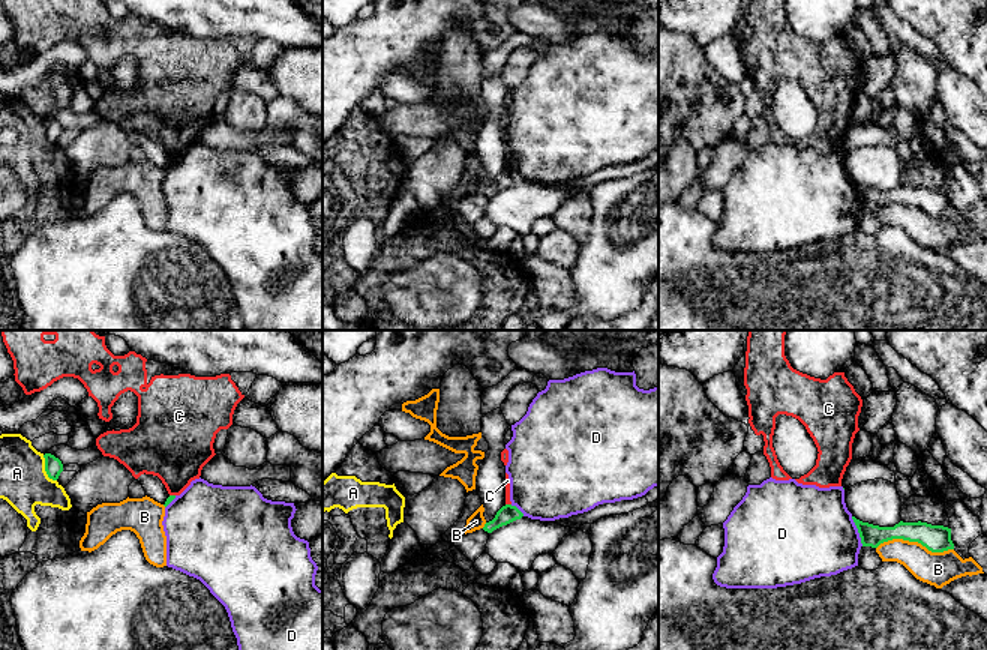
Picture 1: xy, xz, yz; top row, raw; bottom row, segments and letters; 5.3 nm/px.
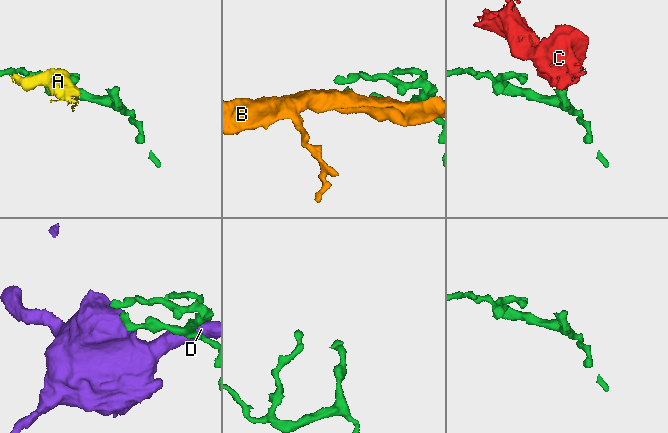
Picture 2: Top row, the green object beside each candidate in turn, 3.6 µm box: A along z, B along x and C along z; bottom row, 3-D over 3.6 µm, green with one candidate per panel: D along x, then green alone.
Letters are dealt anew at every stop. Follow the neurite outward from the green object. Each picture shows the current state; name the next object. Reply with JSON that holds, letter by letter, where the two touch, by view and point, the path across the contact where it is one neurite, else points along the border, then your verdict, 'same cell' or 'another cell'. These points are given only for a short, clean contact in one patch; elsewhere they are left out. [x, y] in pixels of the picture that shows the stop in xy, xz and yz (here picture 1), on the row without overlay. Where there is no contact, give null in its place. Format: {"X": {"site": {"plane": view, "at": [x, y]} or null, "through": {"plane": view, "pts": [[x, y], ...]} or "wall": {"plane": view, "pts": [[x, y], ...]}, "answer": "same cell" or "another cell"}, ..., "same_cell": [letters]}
{"A": {"site": {"plane": "xy", "at": [45, 134]}, "wall": {"plane": "xy", "pts": [[42, 119], [45, 137], [56, 144]]}, "answer": "another cell"}, "B": {"site": {"plane": "yz", "at": [915, 204]}, "answer": "another cell"}, "C": {"site": {"plane": "xz", "at": [509, 168]}, "wall": {"plane": "xz", "pts": [[506, 167], [510, 168]]}, "answer": "another cell"}, "D": {"site": {"plane": "yz", "at": [858, 195]}, "wall": {"plane": "yz", "pts": [[851, 180], [863, 209]]}, "answer": "another cell"}, "same_cell": []}

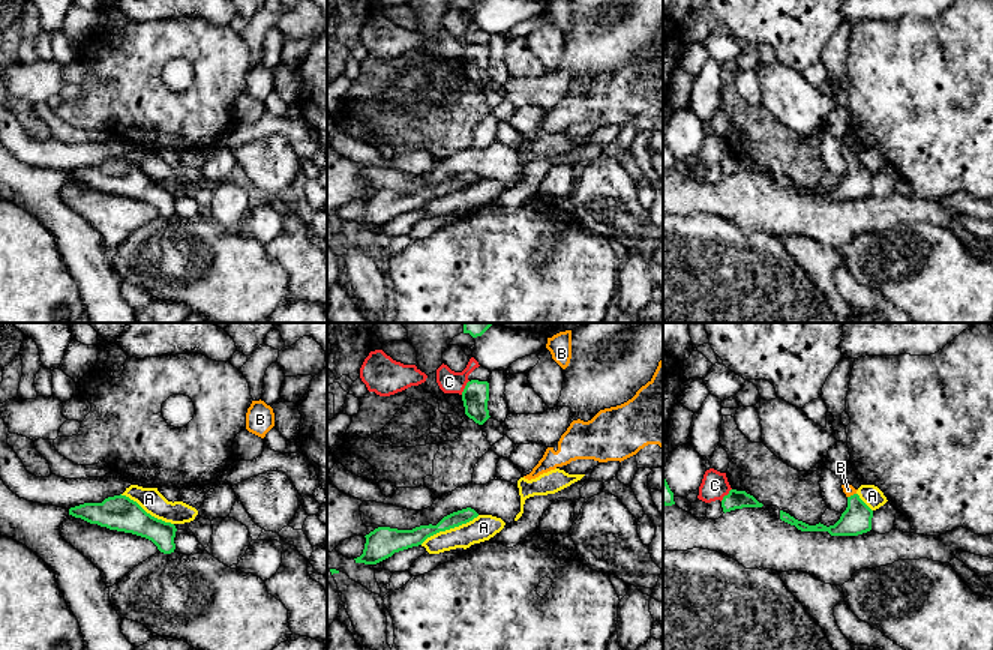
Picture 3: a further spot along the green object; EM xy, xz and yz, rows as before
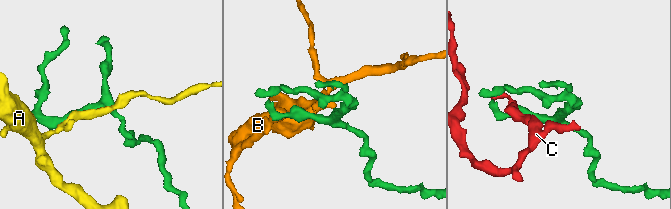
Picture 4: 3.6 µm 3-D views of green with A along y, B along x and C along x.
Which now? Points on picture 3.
{"A": {"site": {"plane": "xz", "at": [449, 192]}, "answer": "another cell"}, "B": {"site": {"plane": "yz", "at": [851, 159]}, "through": {"plane": "yz", "pts": [[857, 182], [857, 171], [851, 159], [848, 153]]}, "answer": "same cell"}, "C": {"site": {"plane": "xz", "at": [465, 51]}, "answer": "another cell"}, "same_cell": ["B"]}

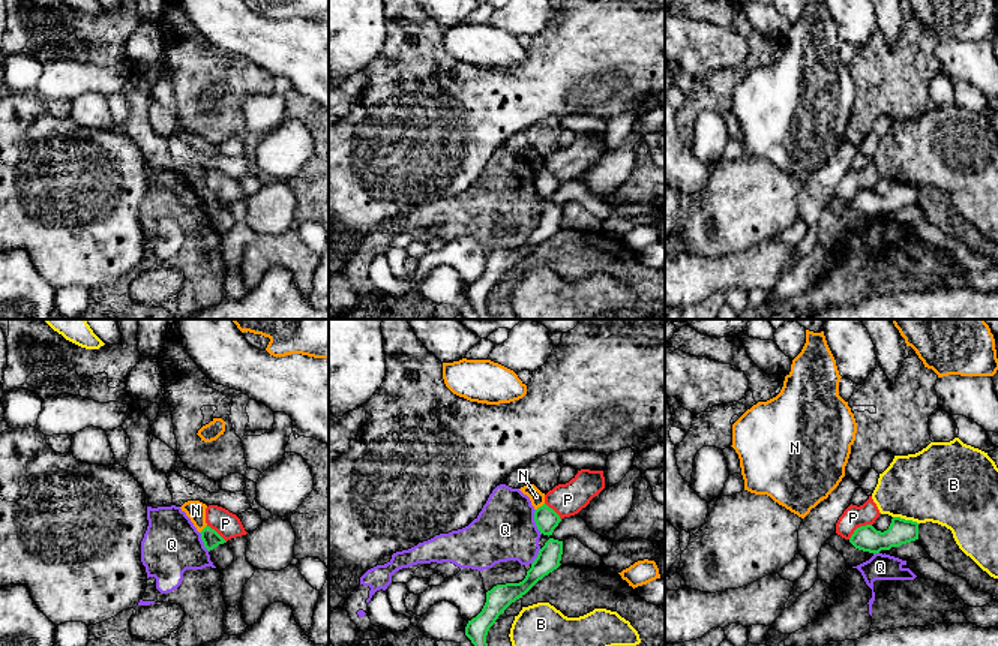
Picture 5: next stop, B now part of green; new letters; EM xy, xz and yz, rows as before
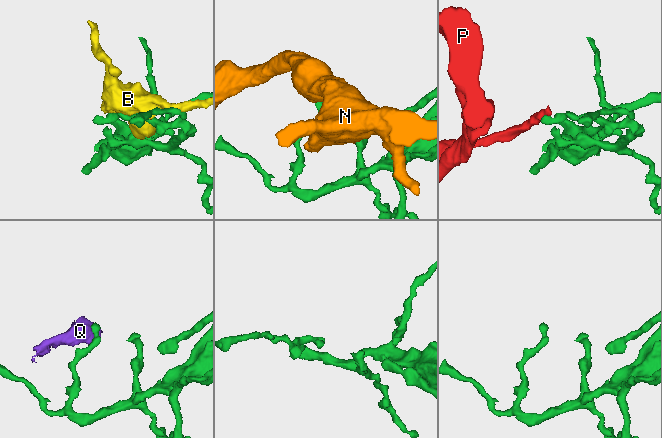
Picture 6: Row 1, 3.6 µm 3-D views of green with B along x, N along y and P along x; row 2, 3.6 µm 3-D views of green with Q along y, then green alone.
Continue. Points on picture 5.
{"B": {"site": {"plane": "yz", "at": [907, 185]}, "answer": "another cell"}, "N": {"site": {"plane": "xz", "at": [539, 171]}, "answer": "another cell"}, "P": {"site": {"plane": "yz", "at": [860, 191]}, "answer": "another cell"}, "Q": {"site": {"plane": "xz", "at": [535, 185]}, "wall": {"plane": "xz", "pts": [[535, 174], [535, 189], [541, 198]]}, "answer": "another cell"}, "same_cell": []}

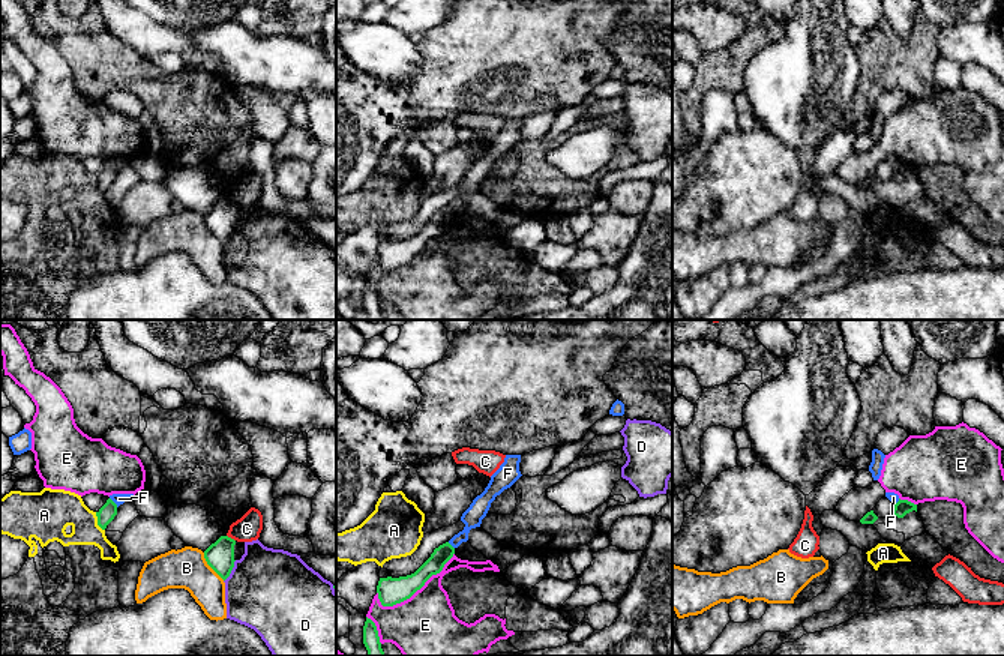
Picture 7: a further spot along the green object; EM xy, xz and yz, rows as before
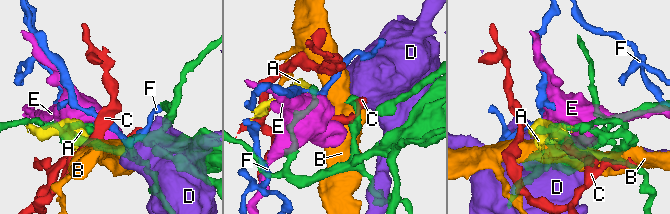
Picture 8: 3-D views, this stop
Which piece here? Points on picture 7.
{"A": {"site": {"plane": "xy", "at": [98, 185]}, "wall": {"plane": "xy", "pts": [[95, 176], [96, 186], [104, 194]]}, "answer": "another cell"}, "B": {"site": {"plane": "xy", "at": [210, 230]}, "answer": "another cell"}, "C": {"site": {"plane": "xy", "at": [230, 201]}, "answer": "another cell"}, "D": {"site": {"plane": "xy", "at": [231, 233]}, "answer": "another cell"}, "E": {"site": {"plane": "xz", "at": [419, 252]}, "answer": "another cell"}, "F": {"site": {"plane": "xy", "at": [113, 165]}, "wall": {"plane": "xy", "pts": [[110, 161], [117, 170]]}, "answer": "another cell"}, "same_cell": []}

